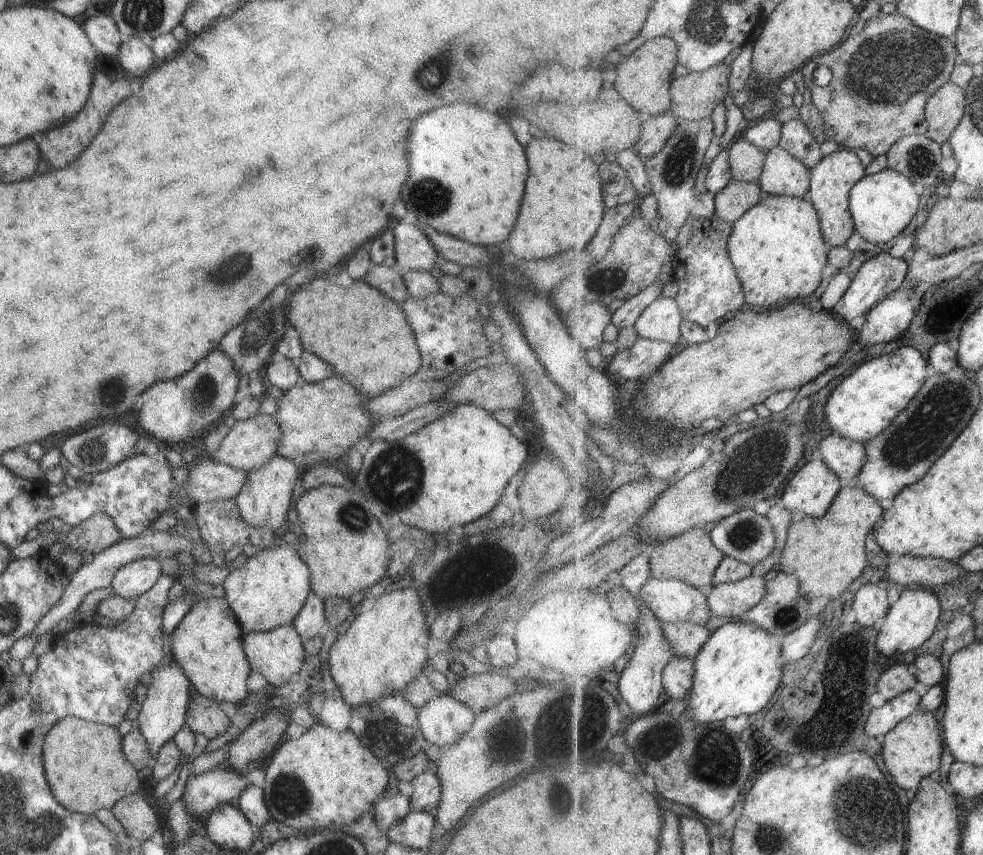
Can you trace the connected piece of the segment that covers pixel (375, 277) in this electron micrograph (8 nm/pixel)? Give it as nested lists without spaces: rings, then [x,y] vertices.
[[[370,262],[369,268],[359,280],[376,288],[381,294],[385,294],[398,304],[407,297],[406,286],[399,270],[395,267],[376,265]]]

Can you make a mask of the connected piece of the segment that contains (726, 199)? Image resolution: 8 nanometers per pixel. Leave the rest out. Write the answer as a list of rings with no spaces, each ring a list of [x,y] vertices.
[[[745,181],[731,182],[715,195],[715,212],[721,220],[734,225],[748,210],[761,202],[763,190],[760,184]]]

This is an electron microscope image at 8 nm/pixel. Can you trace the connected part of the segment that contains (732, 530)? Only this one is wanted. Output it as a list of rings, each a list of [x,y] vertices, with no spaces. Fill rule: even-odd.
[[[753,507],[742,508],[719,523],[710,527],[713,542],[725,557],[731,557],[742,563],[755,566],[757,562],[769,558],[775,550],[775,528],[765,515],[759,515]]]

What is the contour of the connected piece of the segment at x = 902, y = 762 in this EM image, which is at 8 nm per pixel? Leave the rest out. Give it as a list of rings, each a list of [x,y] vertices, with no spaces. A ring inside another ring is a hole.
[[[935,685],[922,696],[917,712],[905,718],[882,739],[881,761],[886,767],[887,774],[900,788],[911,790],[915,794],[920,791],[920,782],[941,768],[942,730],[939,728],[939,722],[933,712],[939,710],[943,706],[943,702],[946,702],[946,689],[943,686]]]

